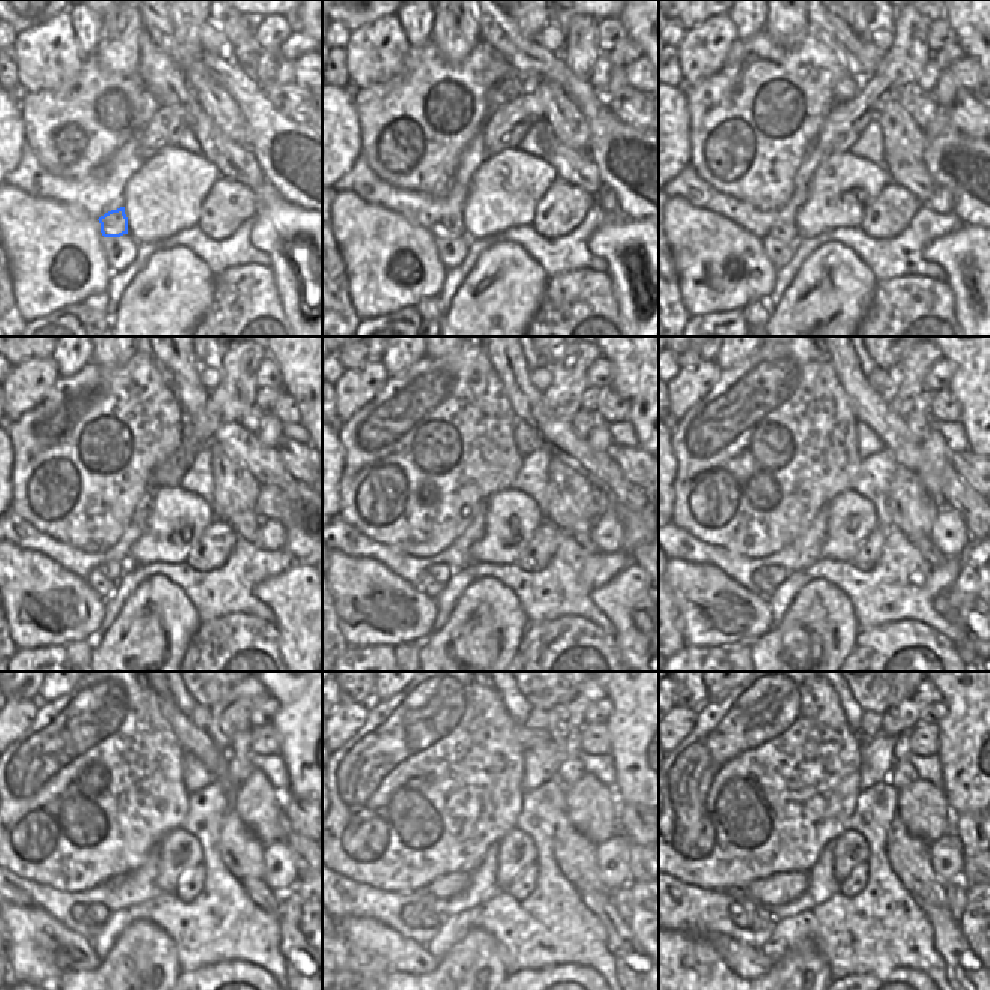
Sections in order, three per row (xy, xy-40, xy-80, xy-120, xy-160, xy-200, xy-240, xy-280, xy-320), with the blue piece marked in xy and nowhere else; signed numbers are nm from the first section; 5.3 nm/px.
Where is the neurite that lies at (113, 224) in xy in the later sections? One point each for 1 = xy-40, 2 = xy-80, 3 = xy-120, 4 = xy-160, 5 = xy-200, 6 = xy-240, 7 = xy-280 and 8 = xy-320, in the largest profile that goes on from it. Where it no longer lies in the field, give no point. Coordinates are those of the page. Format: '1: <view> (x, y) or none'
1: xy-40 (452, 225)
2: xy-80 (785, 233)
3: xy-120 (113, 570)
4: xy-160 (441, 572)
5: xy-200 (773, 575)
6: xy-240 (98, 914)
7: xy-280 (426, 918)
8: xy-320 (759, 920)

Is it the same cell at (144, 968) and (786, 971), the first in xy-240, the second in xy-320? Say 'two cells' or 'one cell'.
one cell

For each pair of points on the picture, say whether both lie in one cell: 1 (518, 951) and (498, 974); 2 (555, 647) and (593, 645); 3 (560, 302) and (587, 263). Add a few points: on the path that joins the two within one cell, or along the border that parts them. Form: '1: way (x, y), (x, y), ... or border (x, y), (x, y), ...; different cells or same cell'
1: border (491, 933), (498, 944), (501, 963), (509, 974); different cells
2: way (564, 647), (576, 642), (584, 645); same cell
3: border (606, 272), (567, 270), (548, 278); different cells

